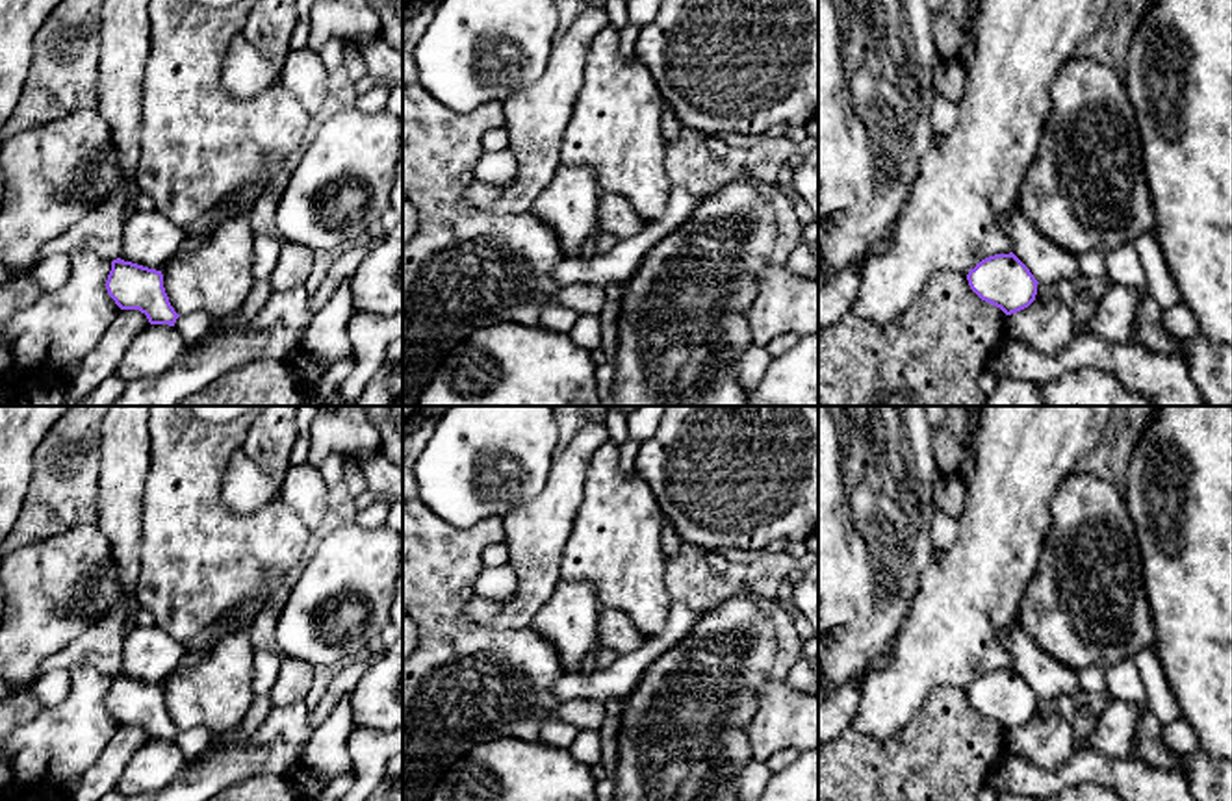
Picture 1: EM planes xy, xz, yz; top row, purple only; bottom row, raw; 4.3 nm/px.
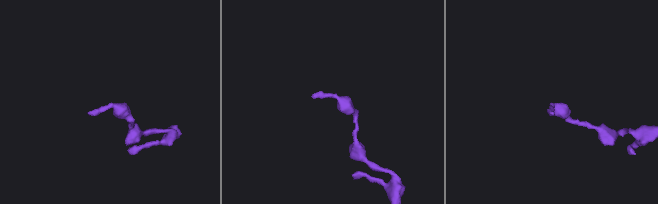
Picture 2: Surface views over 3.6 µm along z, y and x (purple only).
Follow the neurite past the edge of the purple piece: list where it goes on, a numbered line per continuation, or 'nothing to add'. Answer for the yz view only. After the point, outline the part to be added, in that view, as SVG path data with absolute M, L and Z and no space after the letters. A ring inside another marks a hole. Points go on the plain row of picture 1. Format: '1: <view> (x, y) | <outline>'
1: yz (1049, 679) | M1022 627L1013 629L1002 643L1011 655L1011 668L1030 684L1039 699L1084 693L1078 671L1043 651Z

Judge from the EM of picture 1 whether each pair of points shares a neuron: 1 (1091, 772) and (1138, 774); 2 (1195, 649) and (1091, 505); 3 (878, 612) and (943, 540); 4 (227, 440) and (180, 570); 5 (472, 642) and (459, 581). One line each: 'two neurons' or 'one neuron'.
1: one neuron
2: two neurons
3: two neurons
4: one neuron
5: one neuron

